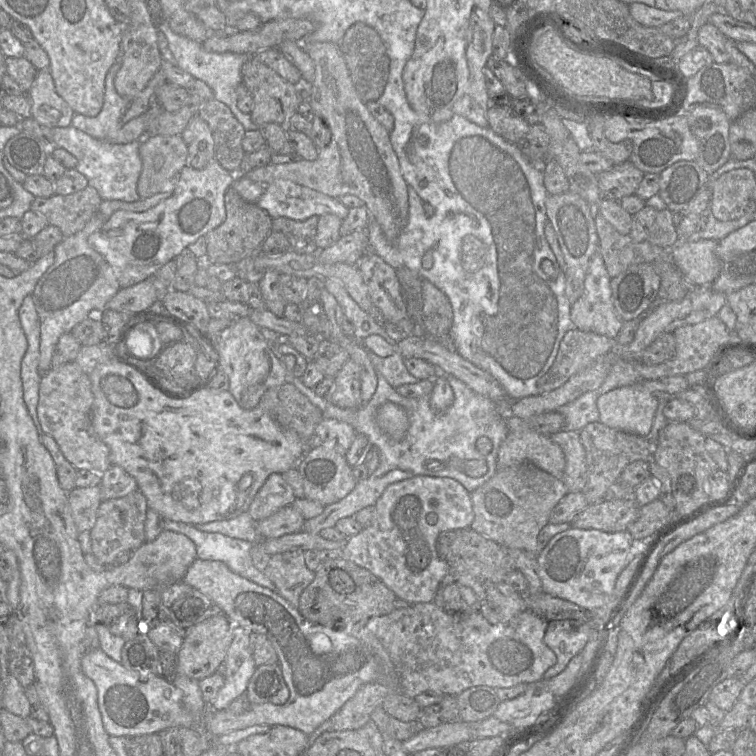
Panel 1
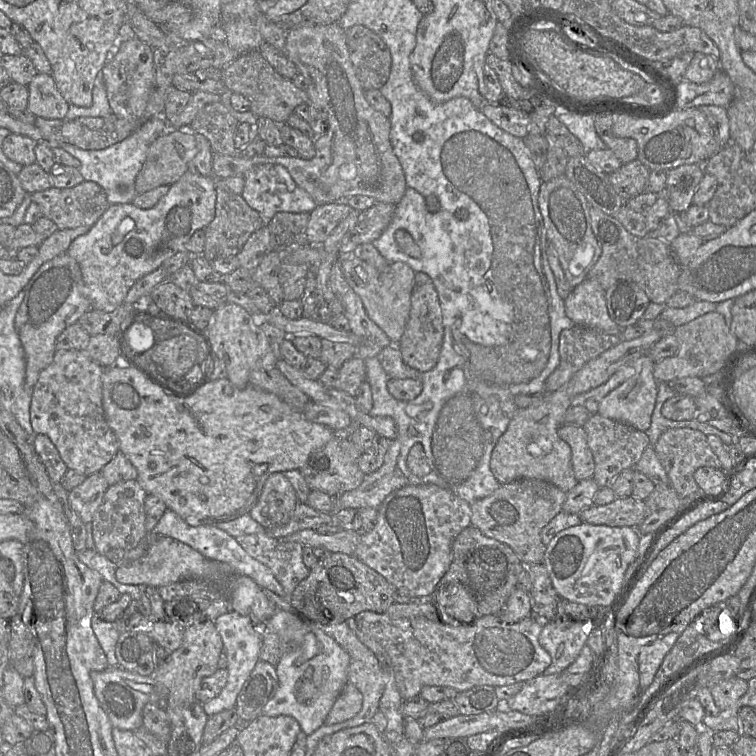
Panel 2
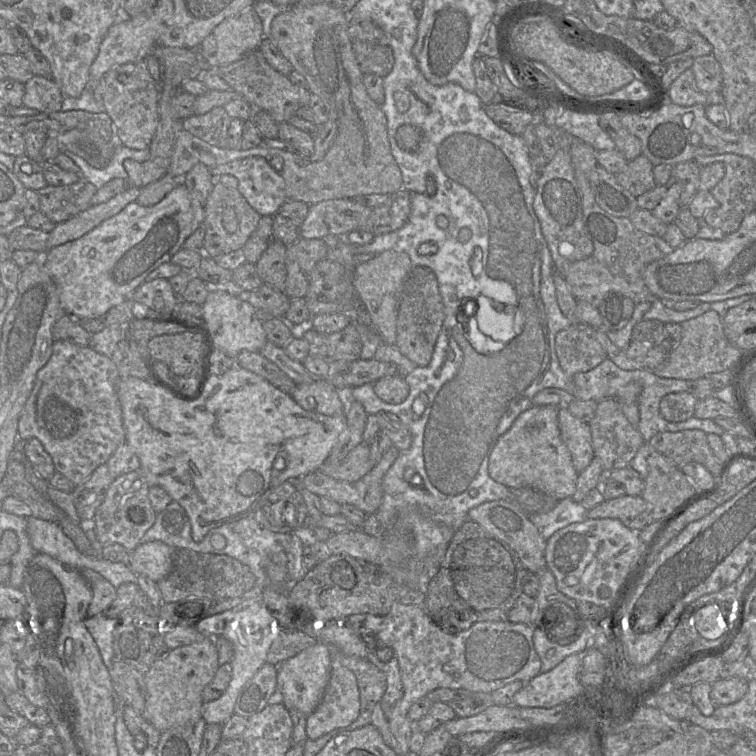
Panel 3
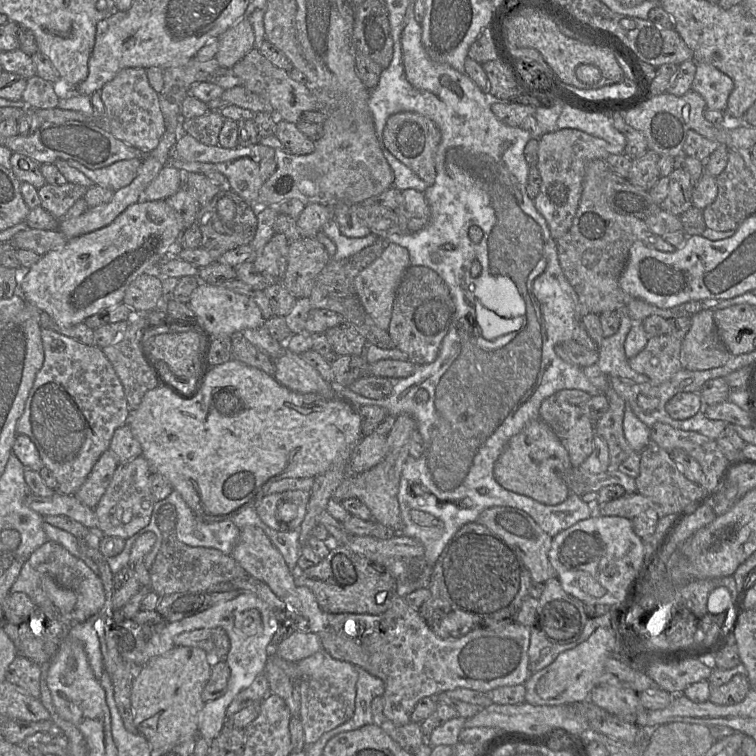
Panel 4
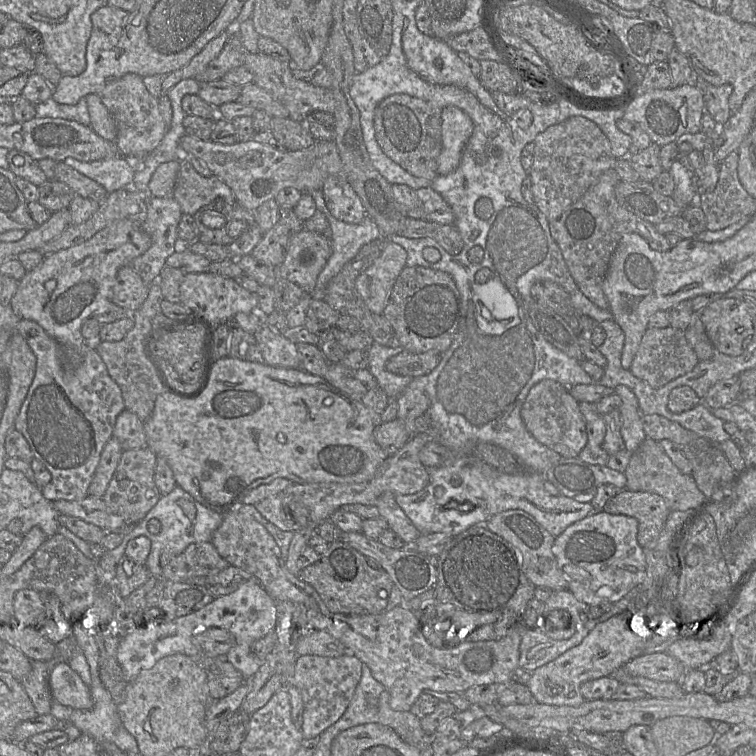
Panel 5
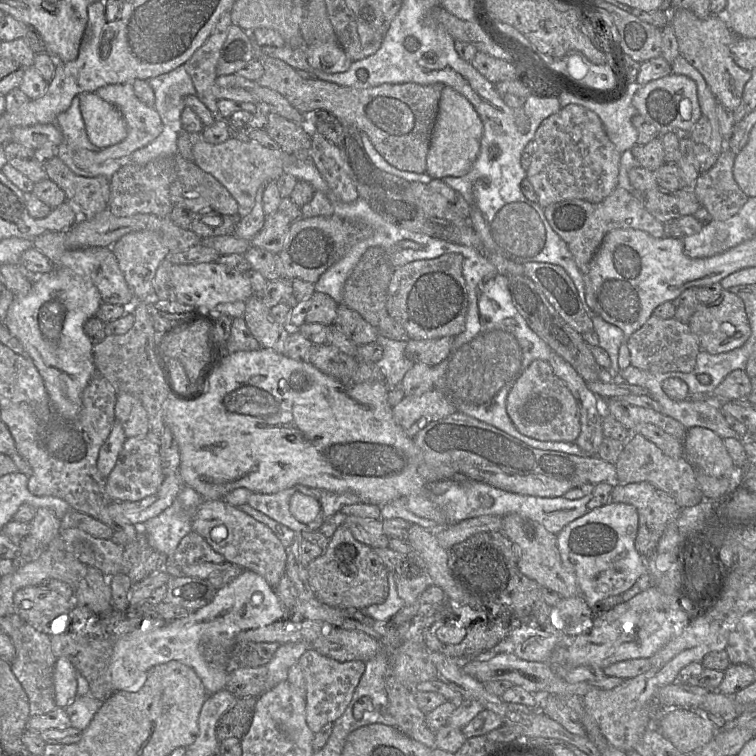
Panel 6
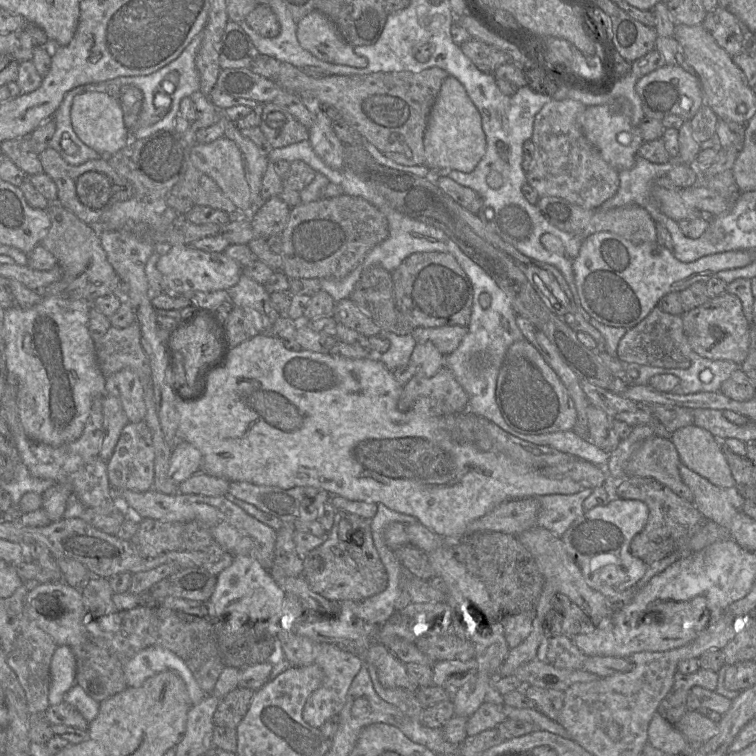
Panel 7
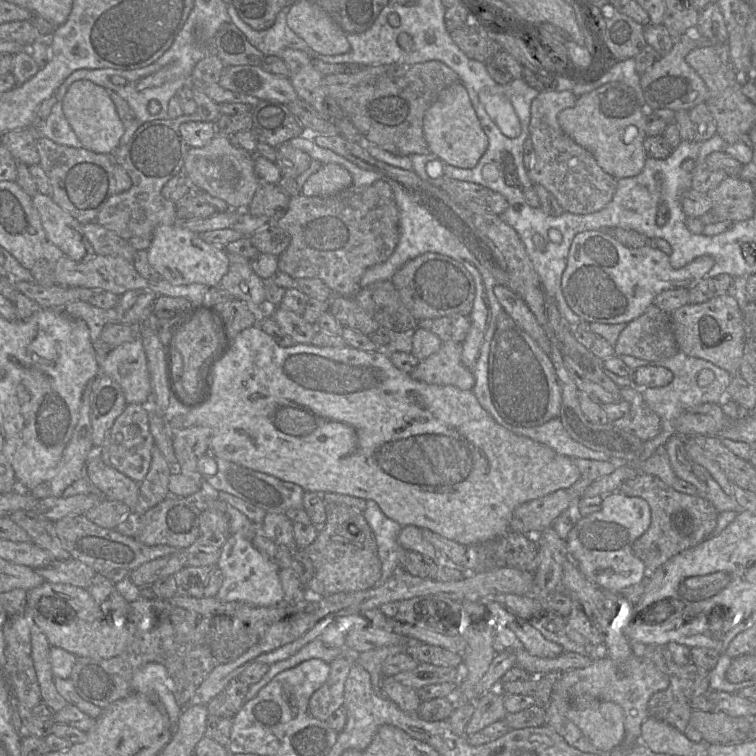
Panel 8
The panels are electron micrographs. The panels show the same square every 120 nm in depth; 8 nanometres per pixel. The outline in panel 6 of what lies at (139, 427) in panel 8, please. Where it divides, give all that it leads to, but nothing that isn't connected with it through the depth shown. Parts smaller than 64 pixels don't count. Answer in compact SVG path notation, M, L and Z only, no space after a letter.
M146 436L126 438L117 461L106 477L105 491L111 502L134 502L151 496L160 487L165 476L158 438Z

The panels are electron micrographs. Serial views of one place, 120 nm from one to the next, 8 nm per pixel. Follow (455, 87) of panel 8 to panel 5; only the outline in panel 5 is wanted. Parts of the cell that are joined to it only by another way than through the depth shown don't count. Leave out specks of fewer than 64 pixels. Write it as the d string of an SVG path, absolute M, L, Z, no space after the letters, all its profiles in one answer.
M446 106L441 111L441 129L442 149L438 158L437 173L447 175L458 167L474 125L463 110Z

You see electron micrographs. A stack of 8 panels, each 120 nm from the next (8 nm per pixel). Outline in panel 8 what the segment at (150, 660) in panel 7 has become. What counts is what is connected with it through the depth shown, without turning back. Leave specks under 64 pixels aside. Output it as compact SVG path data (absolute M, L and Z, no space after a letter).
M157 662L145 664L133 674L131 686L133 691L145 694L164 709L174 733L185 707L180 707L176 701L175 683L166 667Z

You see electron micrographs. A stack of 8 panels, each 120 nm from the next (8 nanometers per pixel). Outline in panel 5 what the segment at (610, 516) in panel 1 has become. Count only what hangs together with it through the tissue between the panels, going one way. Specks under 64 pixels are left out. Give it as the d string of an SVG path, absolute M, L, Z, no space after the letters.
M620 490L608 500L603 511L613 515L626 515L638 521L637 541L645 549L652 547L658 540L666 520L671 512L664 498L655 493Z

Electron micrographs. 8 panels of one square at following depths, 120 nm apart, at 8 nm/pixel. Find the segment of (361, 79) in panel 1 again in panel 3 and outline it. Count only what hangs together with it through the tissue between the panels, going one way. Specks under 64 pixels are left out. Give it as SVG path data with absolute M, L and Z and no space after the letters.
M348 18L347 33L363 74L388 75L394 65L392 47L384 31L372 20Z

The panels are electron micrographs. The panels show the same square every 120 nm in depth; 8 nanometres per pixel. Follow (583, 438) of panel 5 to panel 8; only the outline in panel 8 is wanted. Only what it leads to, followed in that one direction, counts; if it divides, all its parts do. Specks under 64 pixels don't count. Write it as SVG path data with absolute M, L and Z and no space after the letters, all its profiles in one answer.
M504 310L497 317L496 329L490 343L487 385L495 410L510 425L530 428L559 418L562 386L549 355Z

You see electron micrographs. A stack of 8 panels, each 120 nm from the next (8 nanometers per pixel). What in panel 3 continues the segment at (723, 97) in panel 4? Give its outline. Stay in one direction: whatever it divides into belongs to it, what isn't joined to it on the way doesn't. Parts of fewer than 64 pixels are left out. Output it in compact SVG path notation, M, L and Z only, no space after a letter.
M712 54L694 59L691 67L697 89L712 97L712 101L721 101L722 70Z

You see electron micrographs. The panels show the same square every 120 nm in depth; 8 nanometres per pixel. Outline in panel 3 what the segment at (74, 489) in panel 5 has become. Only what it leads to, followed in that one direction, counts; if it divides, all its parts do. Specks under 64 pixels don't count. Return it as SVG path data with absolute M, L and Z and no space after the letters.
M54 341L52 355L38 371L32 392L18 422L18 438L26 441L37 438L51 456L55 470L67 477L75 486L83 484L97 467L108 462L119 445L126 442L122 409L118 398L121 377L110 357L89 346L68 341Z

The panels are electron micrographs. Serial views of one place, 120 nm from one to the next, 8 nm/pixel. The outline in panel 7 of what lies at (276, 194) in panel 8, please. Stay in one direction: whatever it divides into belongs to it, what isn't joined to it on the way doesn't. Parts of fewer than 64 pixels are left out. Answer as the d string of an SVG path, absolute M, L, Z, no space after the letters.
M279 196L263 202L251 215L255 237L281 235L289 220L290 210Z

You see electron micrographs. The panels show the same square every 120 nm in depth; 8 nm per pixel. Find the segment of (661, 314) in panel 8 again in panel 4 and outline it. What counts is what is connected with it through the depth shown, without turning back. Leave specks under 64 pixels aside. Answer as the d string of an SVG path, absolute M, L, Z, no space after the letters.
M669 334L650 337L646 346L628 360L630 368L652 382L665 382L682 369L682 341Z

